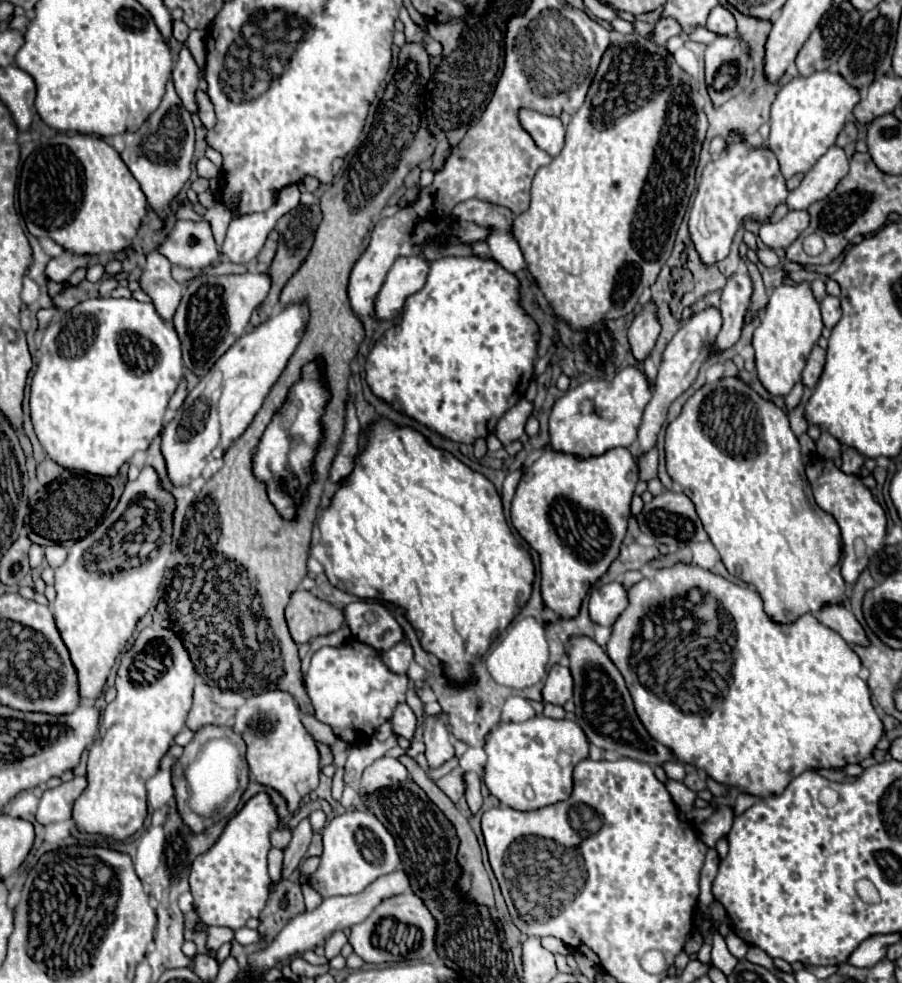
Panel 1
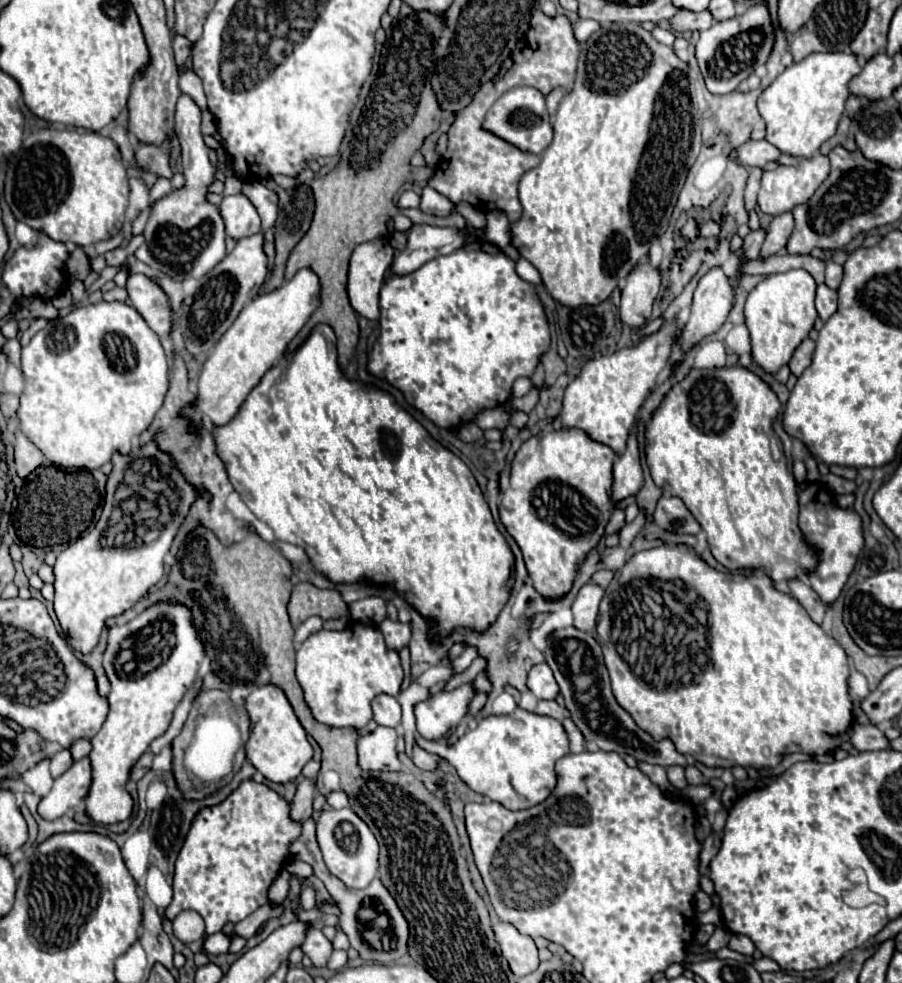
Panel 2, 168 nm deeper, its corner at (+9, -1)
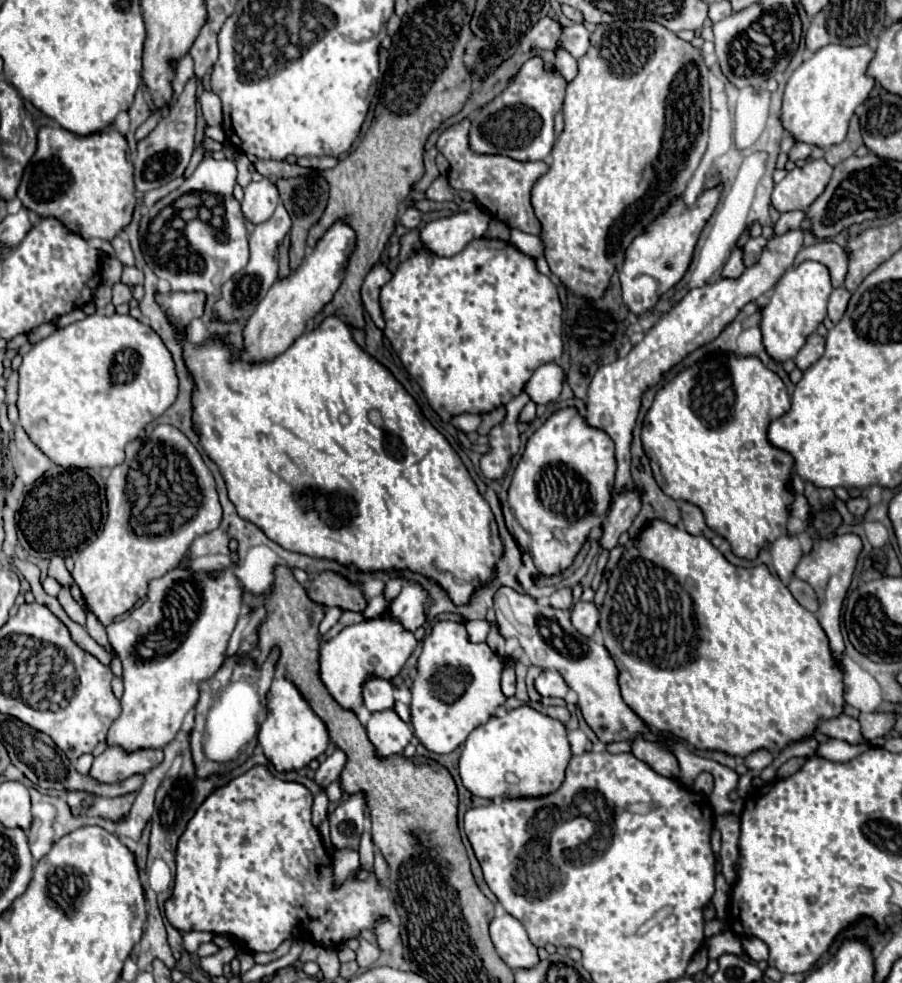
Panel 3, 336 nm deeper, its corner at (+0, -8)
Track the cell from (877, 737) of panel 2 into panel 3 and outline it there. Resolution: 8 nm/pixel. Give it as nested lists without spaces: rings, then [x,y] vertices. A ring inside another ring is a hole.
[[[844,713],[832,719],[822,719],[816,731],[834,739],[848,741],[848,743],[862,743],[862,733],[858,733],[858,721]]]

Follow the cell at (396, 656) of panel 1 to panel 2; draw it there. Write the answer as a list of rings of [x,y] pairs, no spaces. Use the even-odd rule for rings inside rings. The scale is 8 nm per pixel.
[[[385,618],[385,622],[381,622],[379,630],[385,636],[385,644],[389,650],[399,652],[401,648],[405,648],[409,644],[409,638],[411,638],[409,624],[401,624],[401,622],[393,622],[391,618]]]

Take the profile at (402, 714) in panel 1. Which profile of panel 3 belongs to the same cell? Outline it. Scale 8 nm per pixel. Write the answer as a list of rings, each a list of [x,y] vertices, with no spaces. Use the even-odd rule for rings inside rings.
[[[368,675],[362,685],[362,699],[368,711],[392,709],[394,707],[394,685],[388,679]]]

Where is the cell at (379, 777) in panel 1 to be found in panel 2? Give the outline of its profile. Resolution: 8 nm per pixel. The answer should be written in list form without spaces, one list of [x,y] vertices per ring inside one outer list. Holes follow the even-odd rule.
[[[377,726],[373,734],[361,736],[357,744],[357,758],[361,770],[401,770],[395,742],[397,732],[385,726]]]

